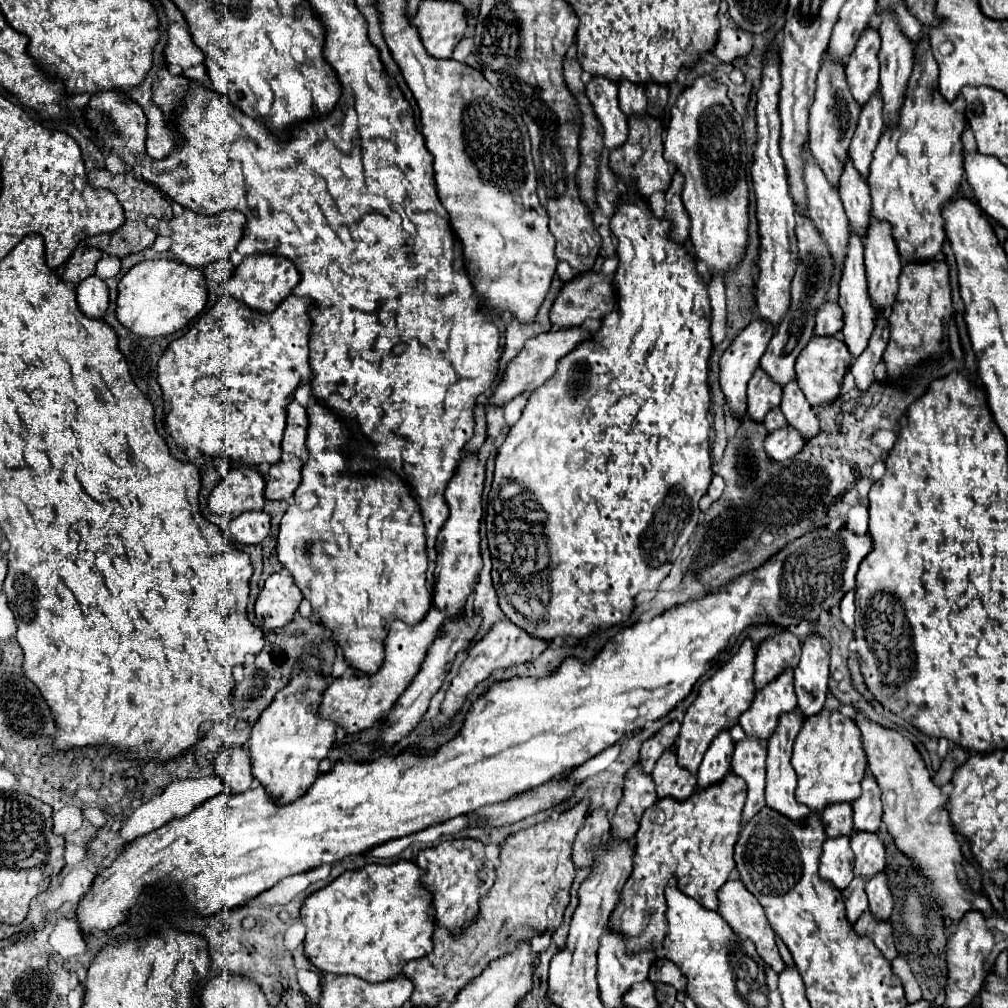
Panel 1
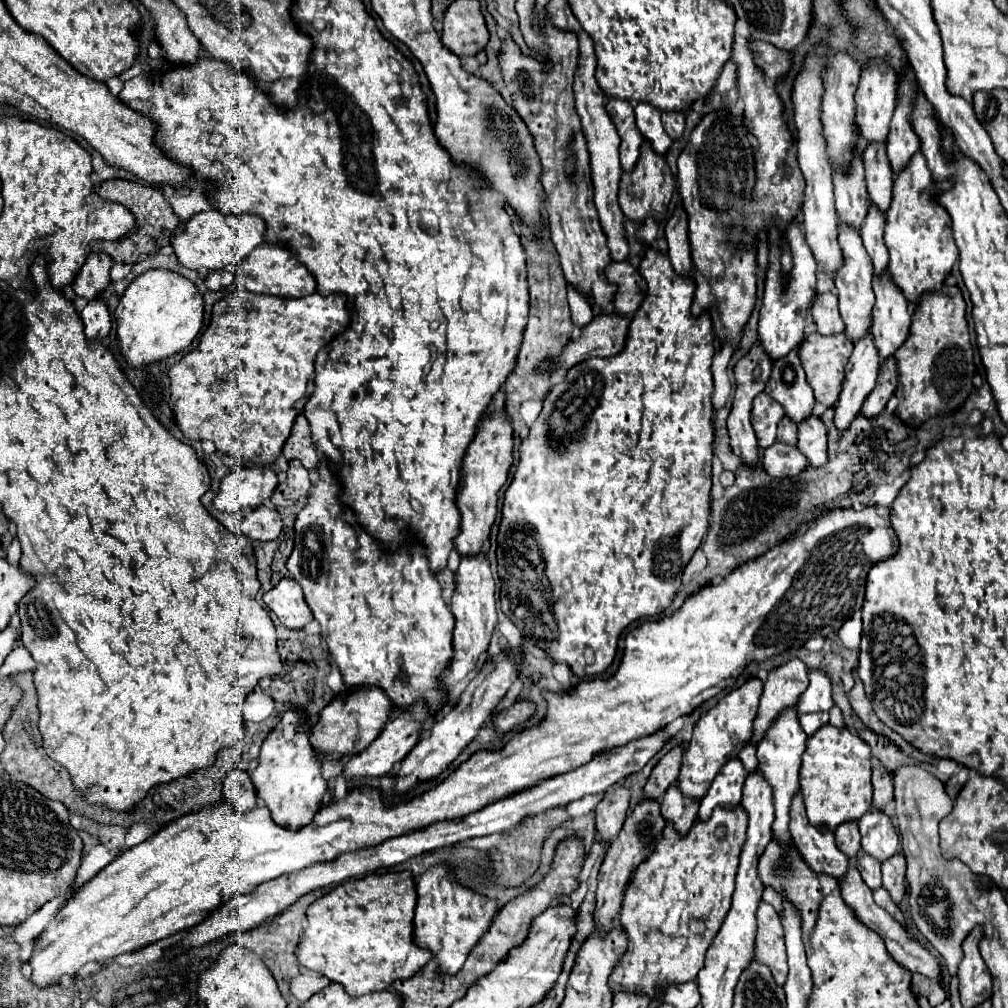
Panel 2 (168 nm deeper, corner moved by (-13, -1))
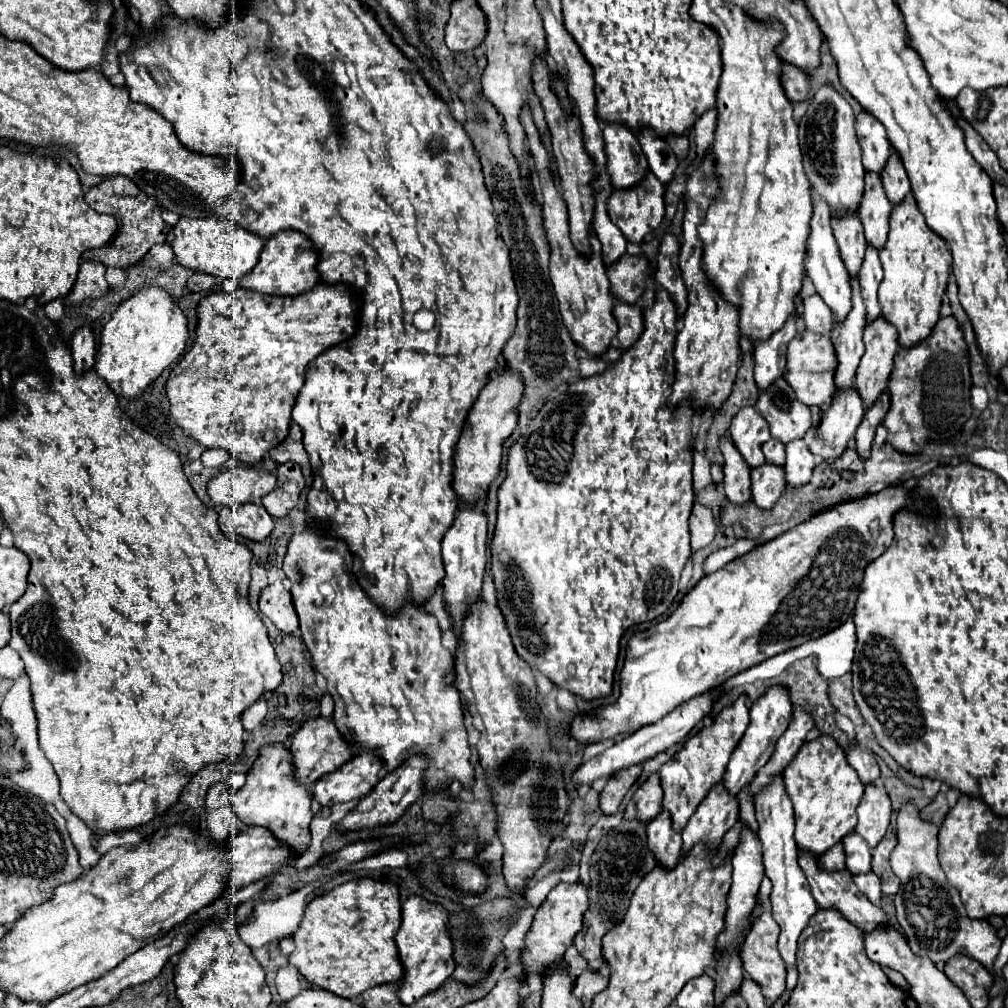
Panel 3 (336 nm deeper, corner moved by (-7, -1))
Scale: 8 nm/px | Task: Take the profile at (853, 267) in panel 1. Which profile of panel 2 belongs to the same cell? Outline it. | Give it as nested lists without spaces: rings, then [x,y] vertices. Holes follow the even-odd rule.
[[[867,332],[863,338],[859,338],[859,342],[855,342],[855,350],[845,368],[843,392],[835,406],[835,426],[839,430],[845,430],[859,414],[861,404],[873,390],[877,376],[879,350],[875,350],[875,342],[871,342],[871,332]]]

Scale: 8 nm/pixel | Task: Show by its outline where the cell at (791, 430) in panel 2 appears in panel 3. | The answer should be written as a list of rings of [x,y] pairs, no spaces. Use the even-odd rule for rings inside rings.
[[[771,438],[769,442],[763,444],[763,454],[765,454],[767,464],[773,464],[773,466],[785,464],[785,446],[781,442],[777,442],[775,438]]]

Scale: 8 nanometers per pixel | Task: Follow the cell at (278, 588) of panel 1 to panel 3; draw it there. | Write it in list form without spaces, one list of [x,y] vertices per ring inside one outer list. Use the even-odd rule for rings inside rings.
[[[281,580],[263,588],[259,598],[259,610],[281,630],[281,632],[295,632],[299,628],[297,612],[293,608],[291,592],[285,588]]]

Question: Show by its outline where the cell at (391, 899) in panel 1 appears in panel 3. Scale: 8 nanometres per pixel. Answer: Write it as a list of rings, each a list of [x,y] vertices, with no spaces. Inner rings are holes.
[[[373,878],[349,880],[305,906],[303,920],[291,934],[295,950],[289,954],[289,962],[309,984],[353,1000],[373,986],[401,980],[403,970],[395,946],[399,924],[401,904],[393,882],[377,882]]]

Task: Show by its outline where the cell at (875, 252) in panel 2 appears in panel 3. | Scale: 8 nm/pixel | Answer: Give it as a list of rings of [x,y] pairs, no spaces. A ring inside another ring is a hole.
[[[867,246],[865,260],[859,272],[859,286],[861,286],[861,296],[867,308],[867,322],[873,322],[875,318],[881,316],[881,306],[877,302],[877,288],[881,284],[883,270],[879,262],[879,252],[871,246]]]

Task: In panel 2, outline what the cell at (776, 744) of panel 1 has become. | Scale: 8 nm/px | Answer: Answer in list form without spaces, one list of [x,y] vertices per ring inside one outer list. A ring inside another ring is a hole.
[[[795,792],[791,802],[791,822],[789,822],[791,838],[799,848],[803,860],[815,872],[823,872],[835,878],[841,878],[847,872],[847,856],[835,846],[835,838],[831,830],[815,830],[807,816],[803,814],[803,794]]]

